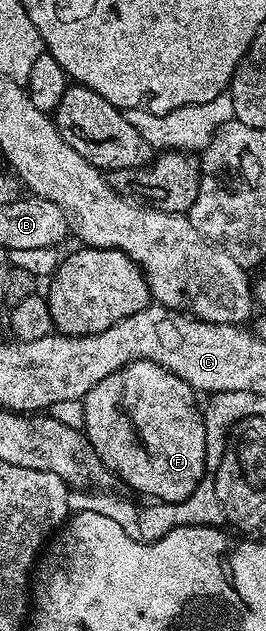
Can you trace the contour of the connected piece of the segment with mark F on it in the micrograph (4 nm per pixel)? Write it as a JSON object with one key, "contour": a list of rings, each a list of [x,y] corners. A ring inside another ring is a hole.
{"contour":[[[139,359],[109,373],[83,396],[81,411],[83,407],[83,417],[87,421],[85,434],[91,446],[103,458],[103,462],[118,478],[120,475],[137,490],[151,495],[147,497],[152,500],[176,503],[199,488],[205,478],[203,470],[206,469],[209,458],[201,403],[195,398],[196,390],[181,377],[175,376],[153,360]]]}

